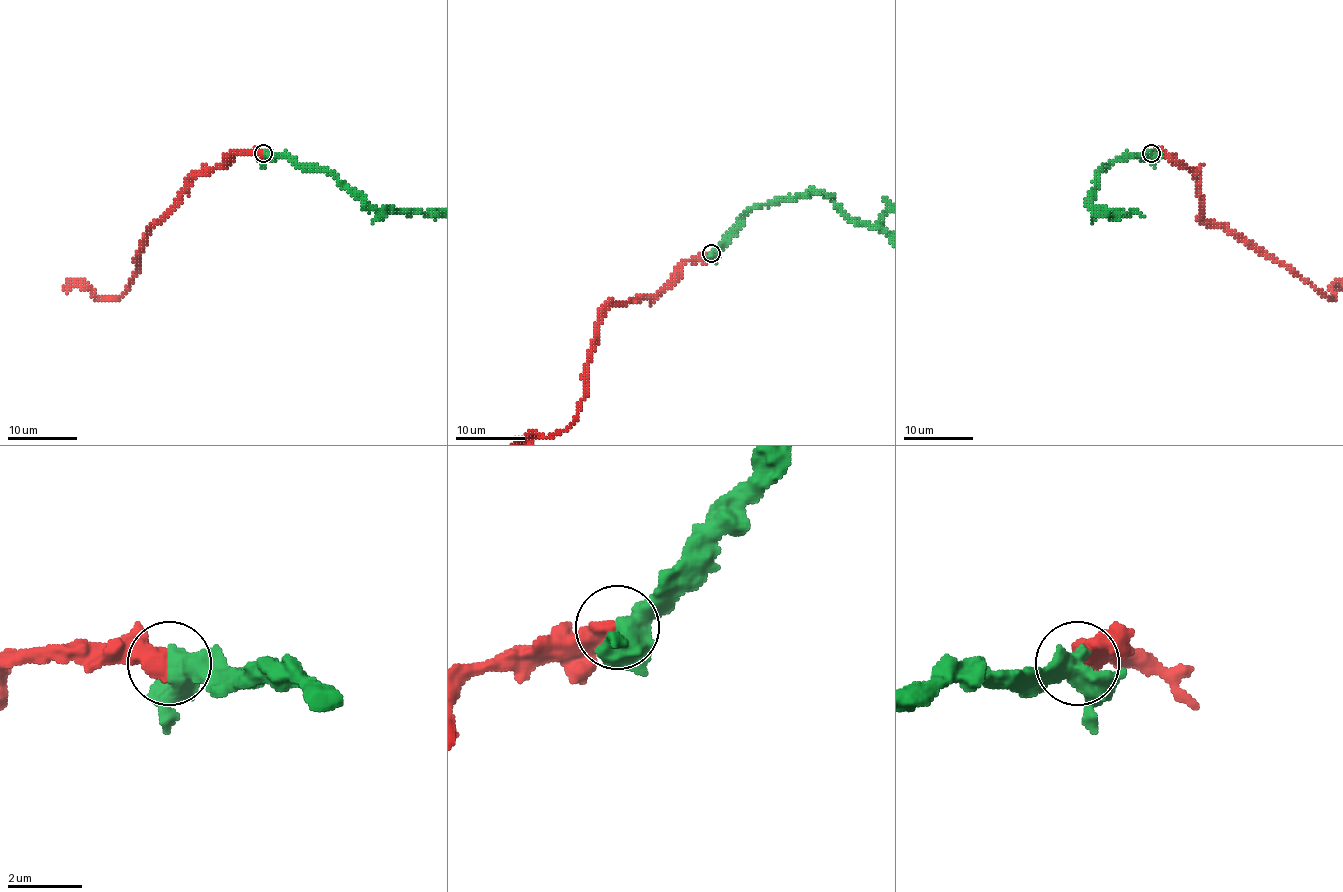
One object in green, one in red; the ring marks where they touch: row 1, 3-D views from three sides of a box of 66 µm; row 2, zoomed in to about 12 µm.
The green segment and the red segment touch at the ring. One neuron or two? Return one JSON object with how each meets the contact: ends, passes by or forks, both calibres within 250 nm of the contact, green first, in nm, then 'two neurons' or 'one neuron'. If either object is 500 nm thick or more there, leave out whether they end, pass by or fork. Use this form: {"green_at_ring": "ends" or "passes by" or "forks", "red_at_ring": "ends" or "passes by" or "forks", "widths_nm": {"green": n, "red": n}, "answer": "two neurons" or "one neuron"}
{"widths_nm": {"green": 500, "red": 550}, "answer": "one neuron"}

